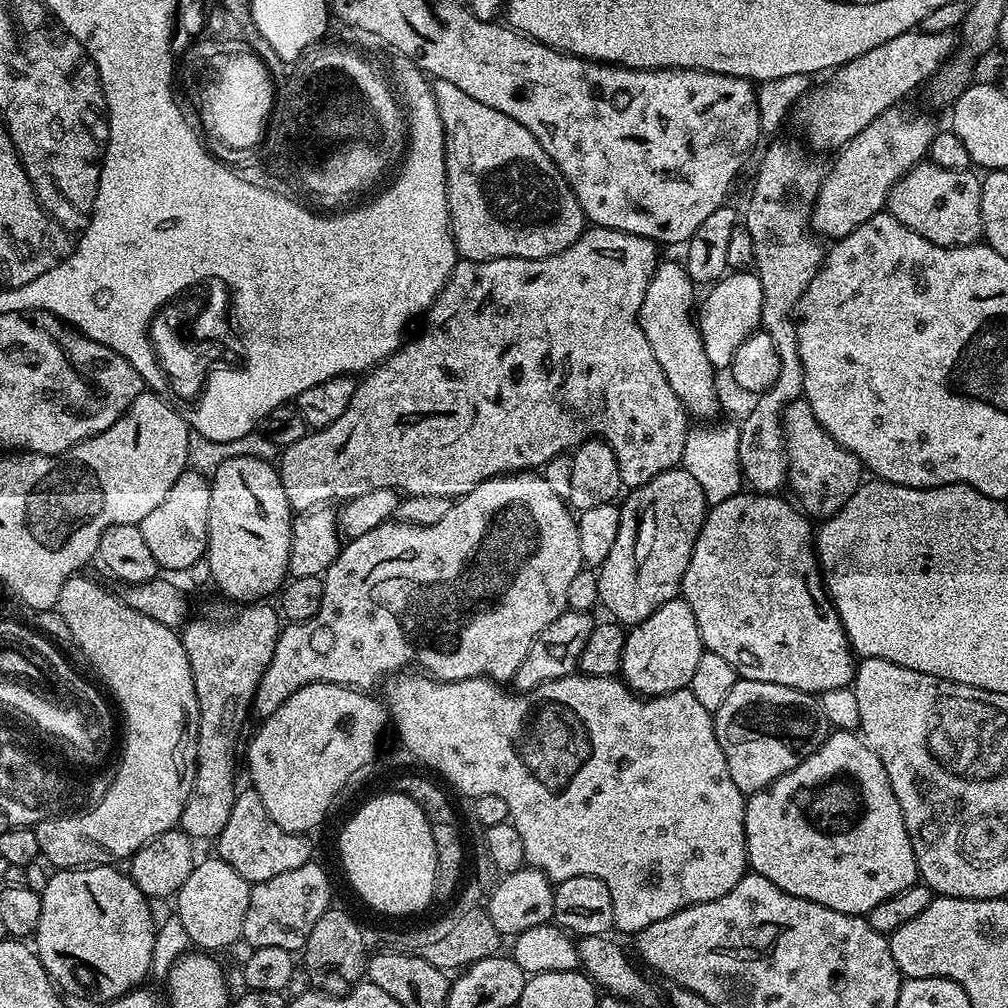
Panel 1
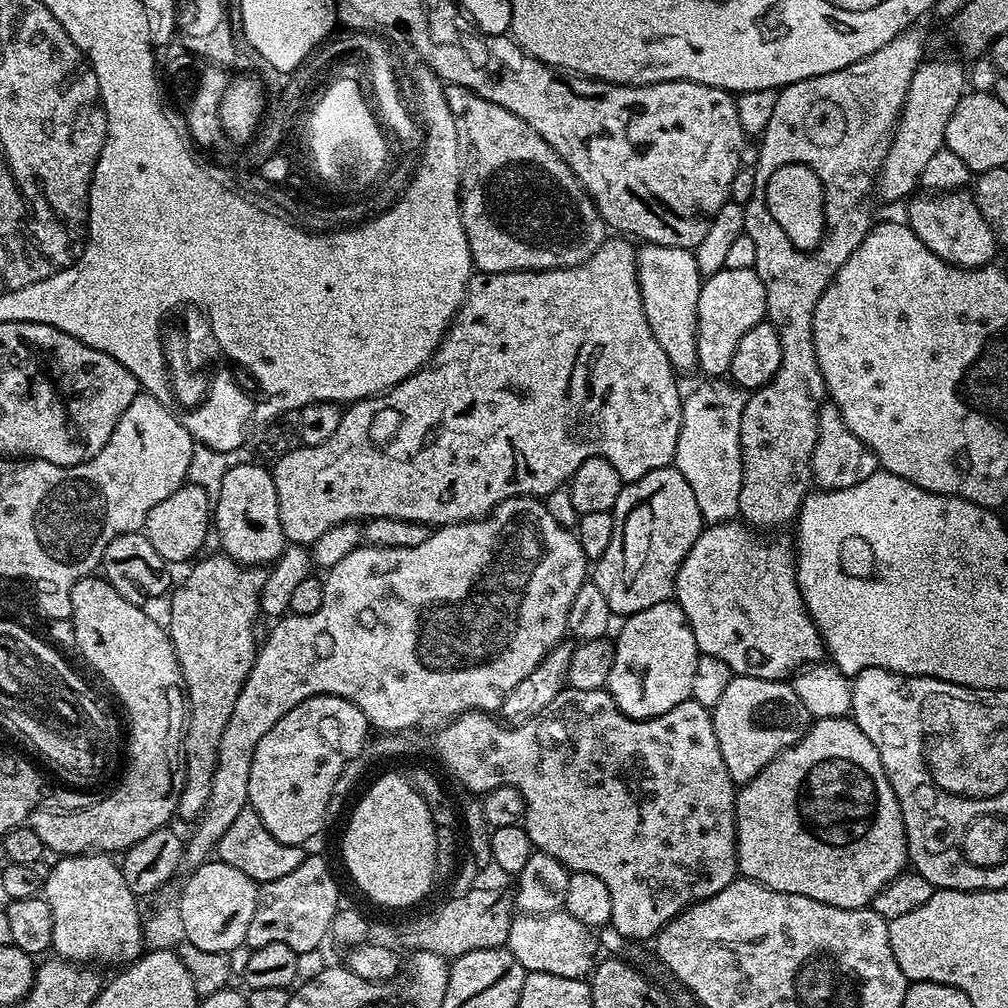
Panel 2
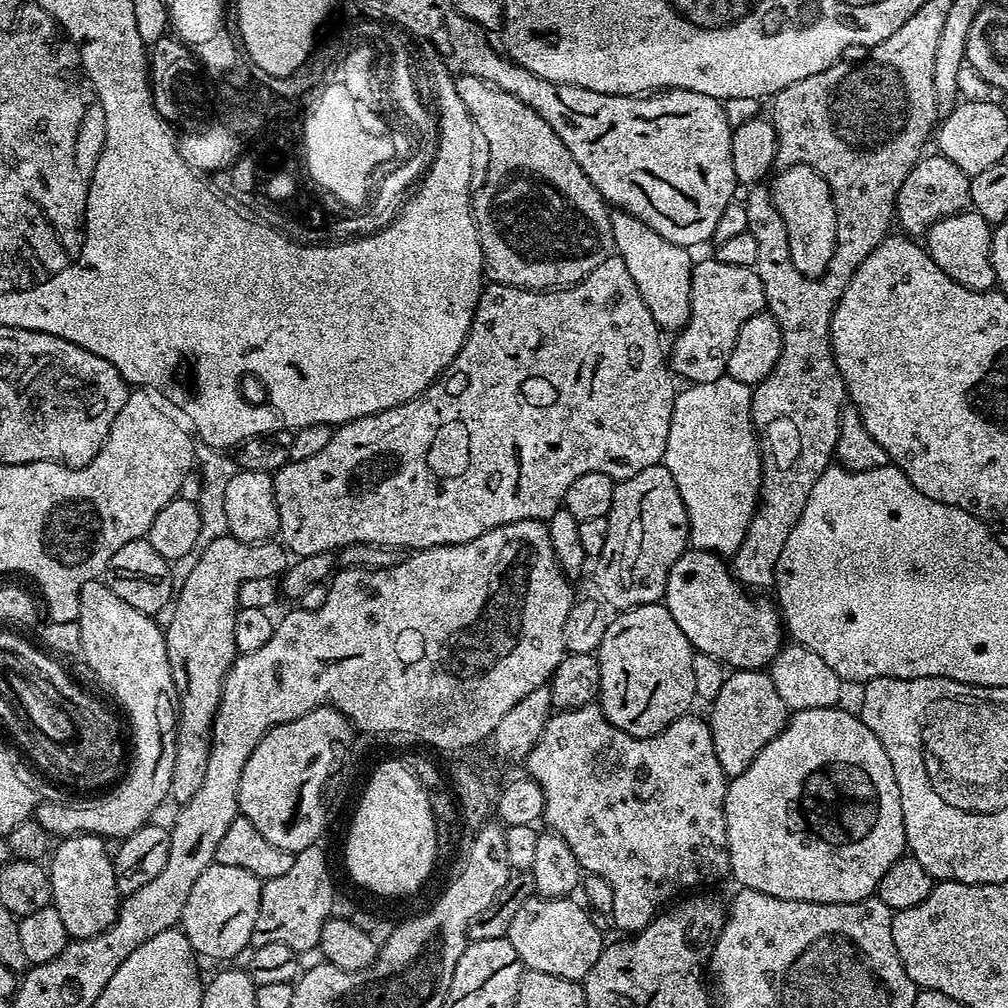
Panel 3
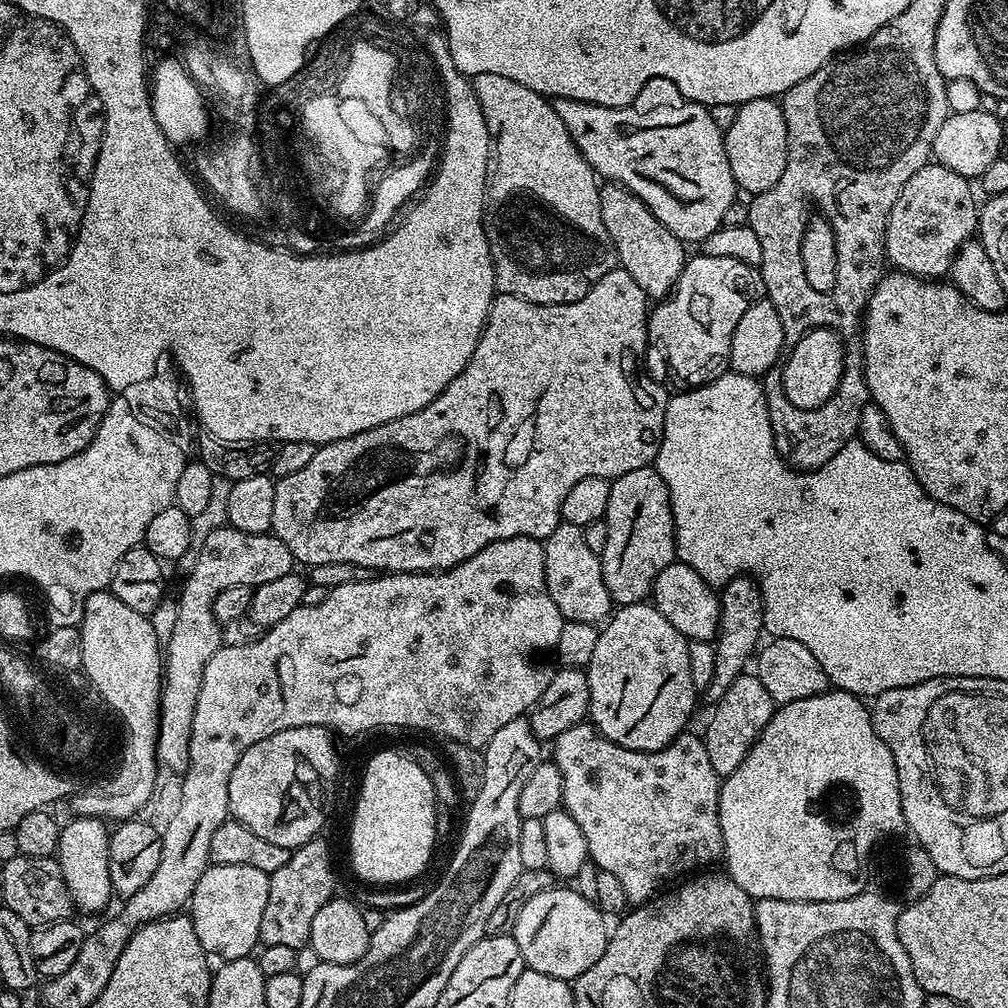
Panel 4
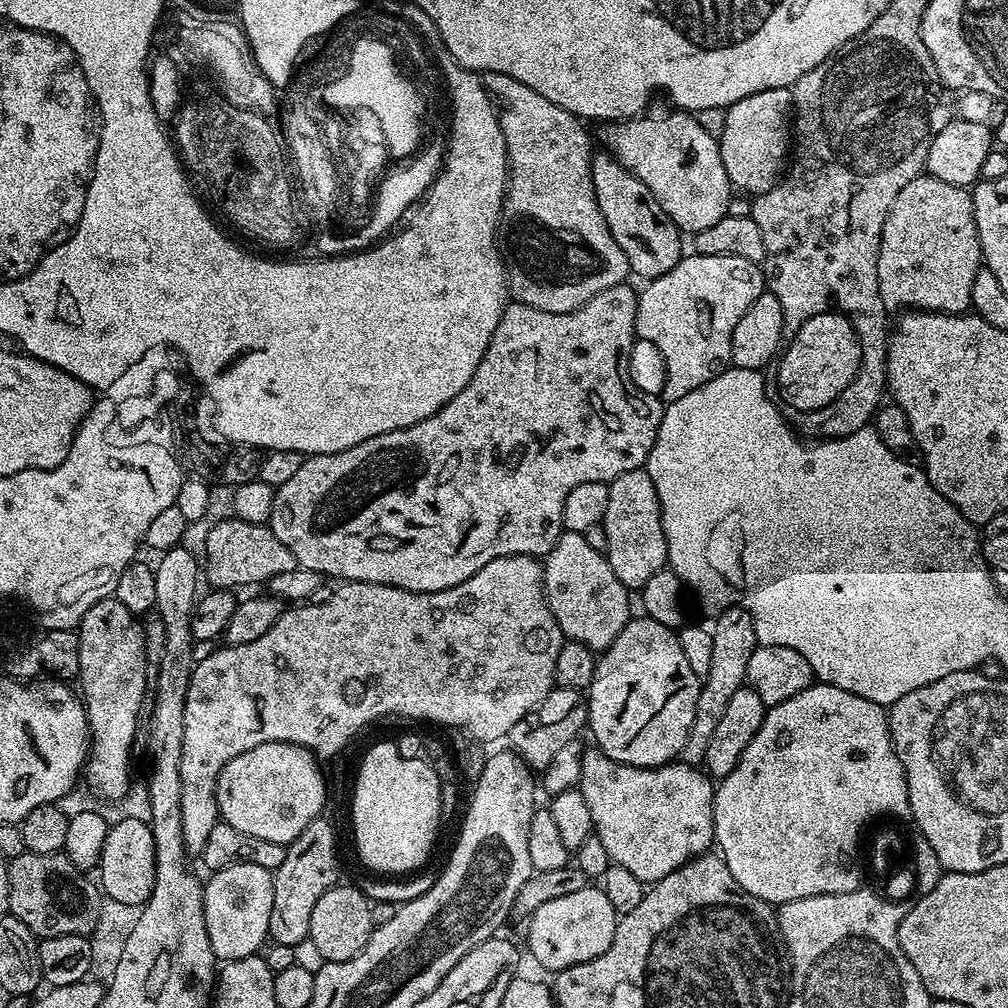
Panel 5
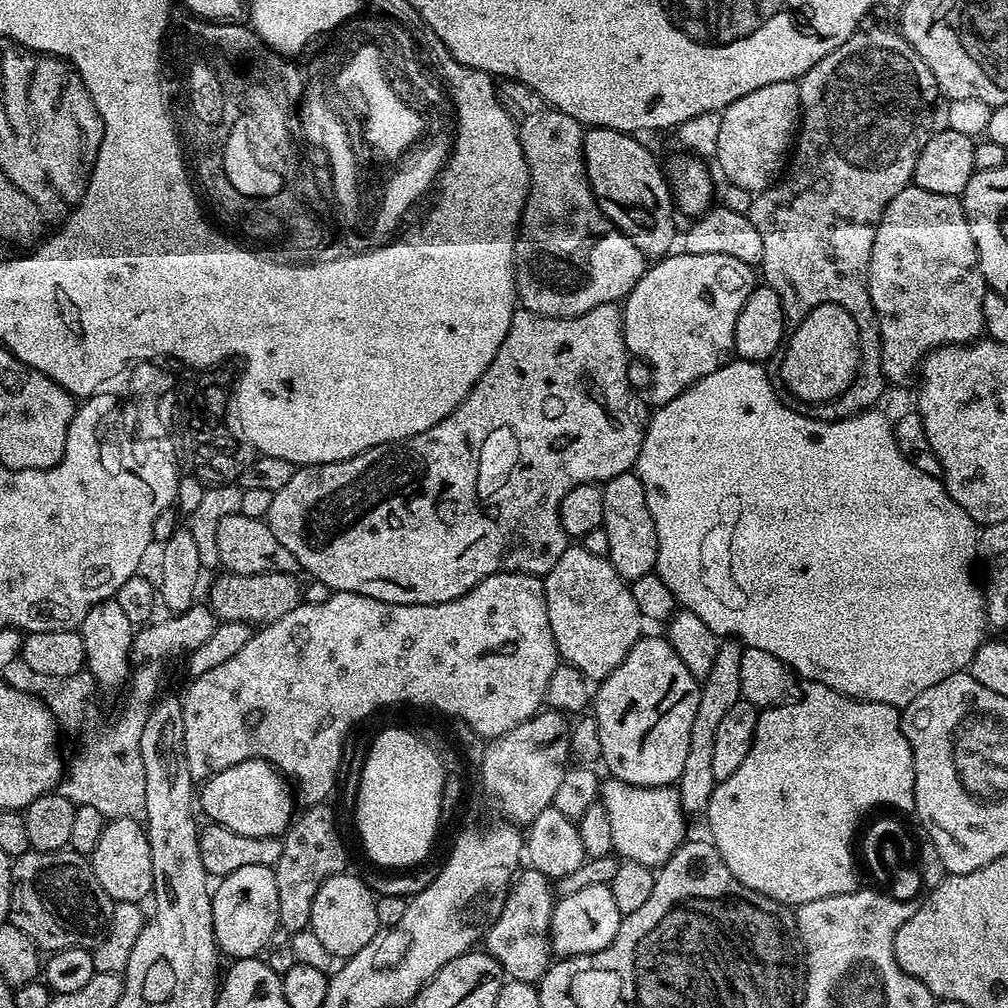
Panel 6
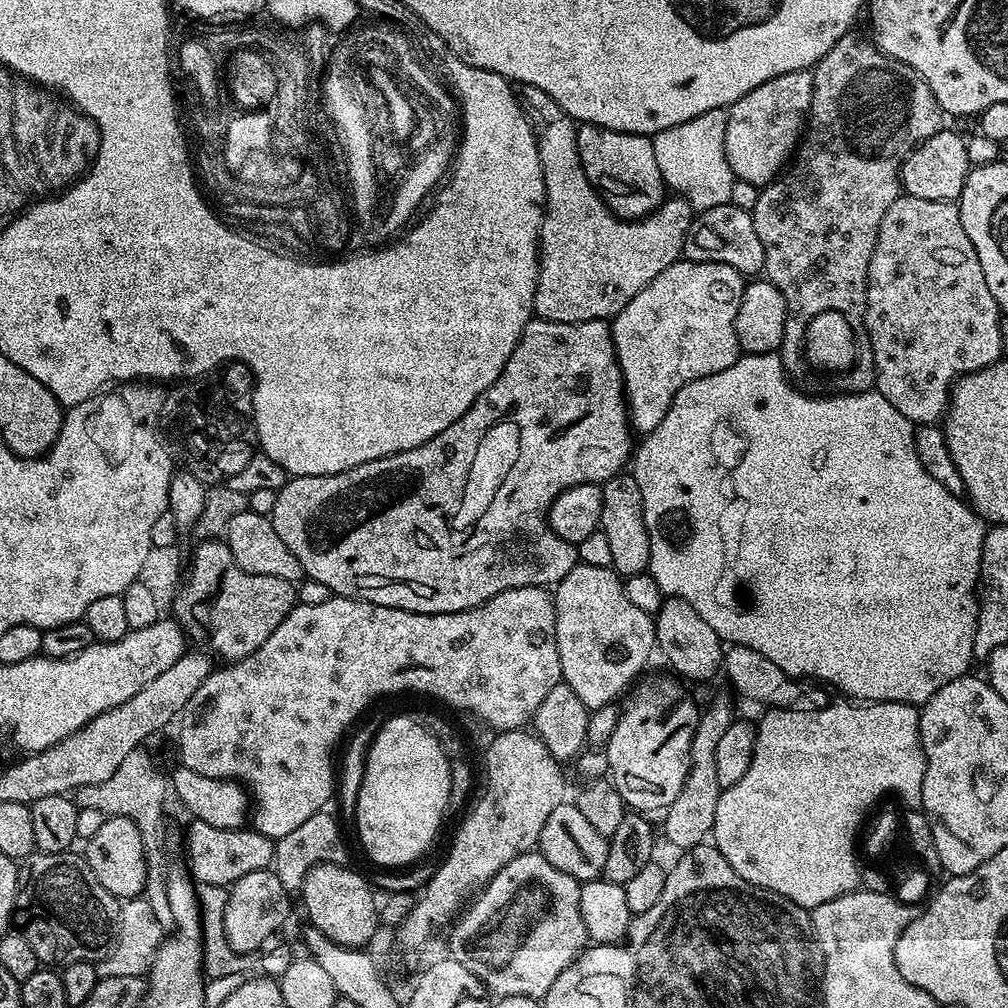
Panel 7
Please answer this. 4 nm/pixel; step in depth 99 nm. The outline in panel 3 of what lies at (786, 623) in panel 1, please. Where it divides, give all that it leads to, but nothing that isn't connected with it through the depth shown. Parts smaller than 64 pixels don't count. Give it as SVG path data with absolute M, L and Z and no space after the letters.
M686 550L670 570L662 602L696 652L710 654L732 670L760 670L771 665L780 653L782 621L771 599L755 600L752 596L738 583L725 557Z

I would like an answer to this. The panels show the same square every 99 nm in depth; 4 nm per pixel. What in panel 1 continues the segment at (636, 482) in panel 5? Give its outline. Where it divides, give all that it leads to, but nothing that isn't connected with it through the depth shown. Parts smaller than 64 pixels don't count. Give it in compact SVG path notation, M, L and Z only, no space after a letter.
M682 466L650 478L650 482L631 489L627 495L624 504L619 505L618 539L596 577L599 607L605 608L613 621L631 626L641 624L654 610L681 595L686 566L690 566L694 542L710 505L694 474Z

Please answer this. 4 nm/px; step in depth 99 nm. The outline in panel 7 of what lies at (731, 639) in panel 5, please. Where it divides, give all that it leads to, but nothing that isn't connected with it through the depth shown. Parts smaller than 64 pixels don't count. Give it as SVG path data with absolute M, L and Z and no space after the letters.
M731 695L716 696L700 713L700 720L696 724L694 742L690 750L690 770L686 774L686 782L674 798L674 802L663 813L664 836L676 847L676 850L687 850L696 844L705 843L711 837L714 826L714 810L718 810L718 798L722 789L718 786L714 749L722 739L726 726L730 726L734 719L732 713Z

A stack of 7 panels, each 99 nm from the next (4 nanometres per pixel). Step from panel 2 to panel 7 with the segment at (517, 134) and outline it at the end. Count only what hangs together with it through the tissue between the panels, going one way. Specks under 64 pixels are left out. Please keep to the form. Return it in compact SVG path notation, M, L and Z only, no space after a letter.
M571 118L559 119L552 120L544 129L539 129L536 141L538 154L542 162L542 174L544 175L544 217L540 223L540 269L538 270L538 282L536 283L536 293L534 294L534 312L541 320L566 322L567 324L590 322L591 320L608 320L613 316L617 316L626 306L626 302L630 302L630 298L634 298L634 294L638 294L638 290L642 290L650 282L654 282L654 278L658 278L658 274L662 274L662 270L666 270L666 266L670 266L681 259L684 250L684 239L692 225L694 209L683 198L673 198L674 200L668 198L656 211L651 212L649 216L642 217L641 220L620 219L605 206L603 198L596 193L594 186L588 181L586 174L582 170L582 162L578 158L577 121Z

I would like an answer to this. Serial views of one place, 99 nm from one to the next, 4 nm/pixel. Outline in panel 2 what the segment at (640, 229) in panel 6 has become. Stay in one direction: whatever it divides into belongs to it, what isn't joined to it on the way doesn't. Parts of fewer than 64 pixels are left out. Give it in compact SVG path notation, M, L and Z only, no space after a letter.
M645 243L636 254L636 273L646 322L658 346L672 363L673 369L681 373L695 369L696 311L702 283L702 273L698 270L695 251L691 248Z

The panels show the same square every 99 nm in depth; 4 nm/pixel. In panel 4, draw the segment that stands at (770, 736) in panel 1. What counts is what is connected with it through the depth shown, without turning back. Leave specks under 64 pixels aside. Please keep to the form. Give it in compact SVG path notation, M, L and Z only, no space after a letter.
M745 674L733 682L730 690L726 690L726 694L722 694L720 700L715 701L713 708L716 709L708 720L708 729L702 732L702 739L706 746L706 754L710 754L710 763L723 778L734 774L734 770L742 766L746 754L760 739L762 730L766 730L774 705L760 679L754 674Z

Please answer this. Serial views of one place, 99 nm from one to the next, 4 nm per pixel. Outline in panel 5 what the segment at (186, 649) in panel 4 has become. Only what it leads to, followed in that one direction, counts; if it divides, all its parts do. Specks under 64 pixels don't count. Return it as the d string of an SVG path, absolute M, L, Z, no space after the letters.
M235 518L218 522L214 530L210 530L206 538L206 550L202 557L202 568L211 587L216 590L228 590L232 584L263 585L274 574L286 574L286 570L294 570L298 565L294 554L278 542L268 524L242 522Z

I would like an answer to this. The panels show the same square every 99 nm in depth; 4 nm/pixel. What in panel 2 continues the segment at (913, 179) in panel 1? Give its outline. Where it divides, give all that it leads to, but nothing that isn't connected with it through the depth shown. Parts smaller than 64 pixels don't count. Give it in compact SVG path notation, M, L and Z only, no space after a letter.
M971 191L920 195L911 201L913 204L908 208L906 223L914 230L914 234L918 234L918 238L922 238L931 252L938 254L938 258L942 258L947 264L958 264L961 268L983 268L995 261L992 259L996 256L997 238L978 210L976 197Z

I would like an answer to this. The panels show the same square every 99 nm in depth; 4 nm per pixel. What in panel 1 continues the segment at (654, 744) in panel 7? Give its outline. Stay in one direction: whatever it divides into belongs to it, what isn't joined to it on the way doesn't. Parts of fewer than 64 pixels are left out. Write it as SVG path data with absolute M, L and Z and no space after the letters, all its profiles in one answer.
M677 598L654 610L654 614L641 624L627 629L619 675L641 697L665 696L679 688L688 688L690 678L694 678L698 658L702 658L704 651L694 610L690 610L683 598Z

